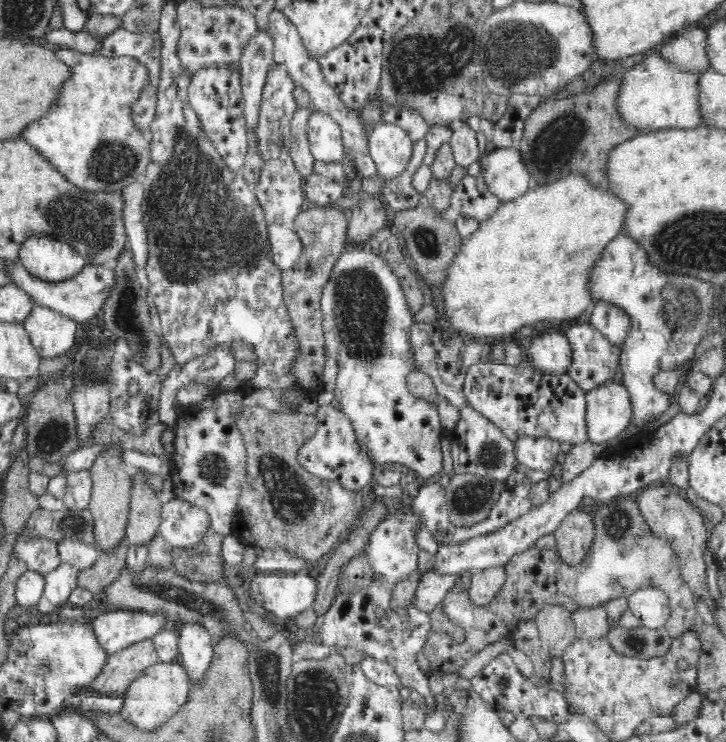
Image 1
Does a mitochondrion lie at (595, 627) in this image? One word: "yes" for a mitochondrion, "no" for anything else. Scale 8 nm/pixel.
no

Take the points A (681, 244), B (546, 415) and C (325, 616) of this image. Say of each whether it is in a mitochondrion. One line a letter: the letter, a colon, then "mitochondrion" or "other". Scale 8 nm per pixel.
A: mitochondrion
B: other
C: other

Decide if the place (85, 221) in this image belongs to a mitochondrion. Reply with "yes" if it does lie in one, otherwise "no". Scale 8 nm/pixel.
yes

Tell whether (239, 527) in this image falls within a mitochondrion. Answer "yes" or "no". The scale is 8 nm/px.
no

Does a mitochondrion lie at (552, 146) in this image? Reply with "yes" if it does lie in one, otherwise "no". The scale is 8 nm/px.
yes

